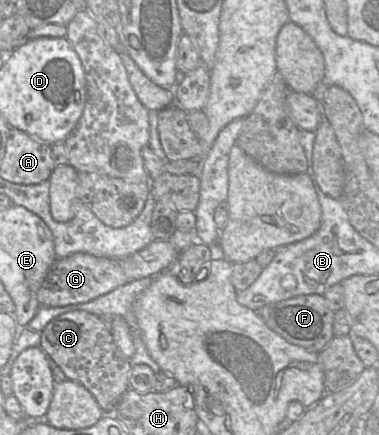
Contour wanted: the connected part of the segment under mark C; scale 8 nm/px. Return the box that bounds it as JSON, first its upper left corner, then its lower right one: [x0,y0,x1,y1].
[40,310,132,414]

